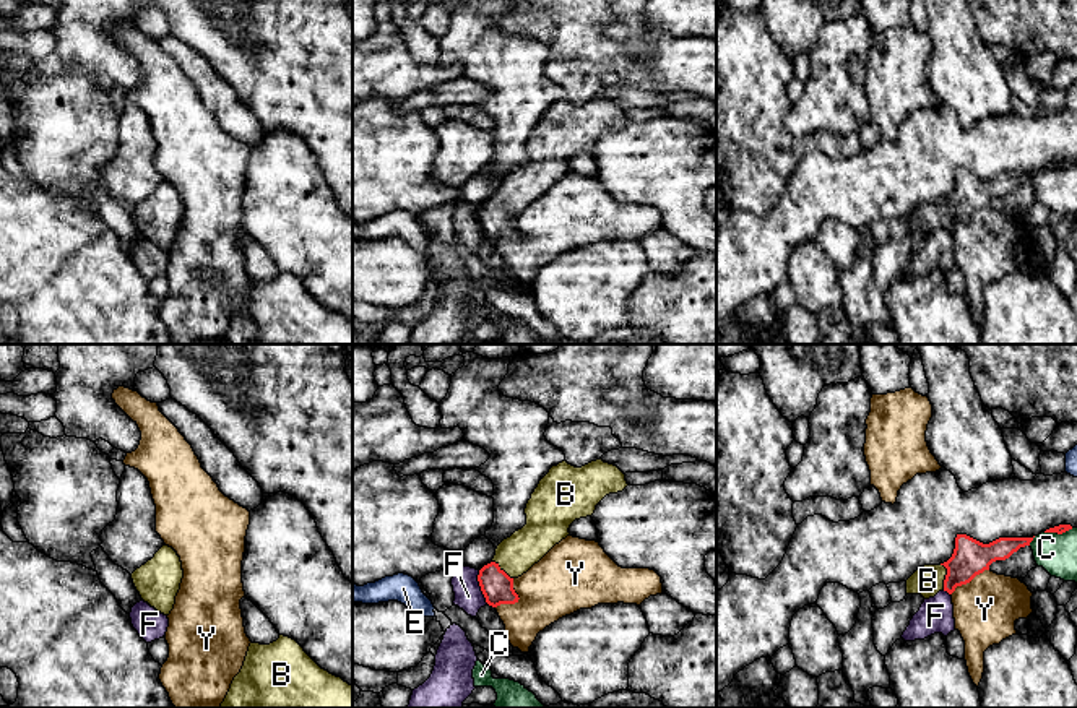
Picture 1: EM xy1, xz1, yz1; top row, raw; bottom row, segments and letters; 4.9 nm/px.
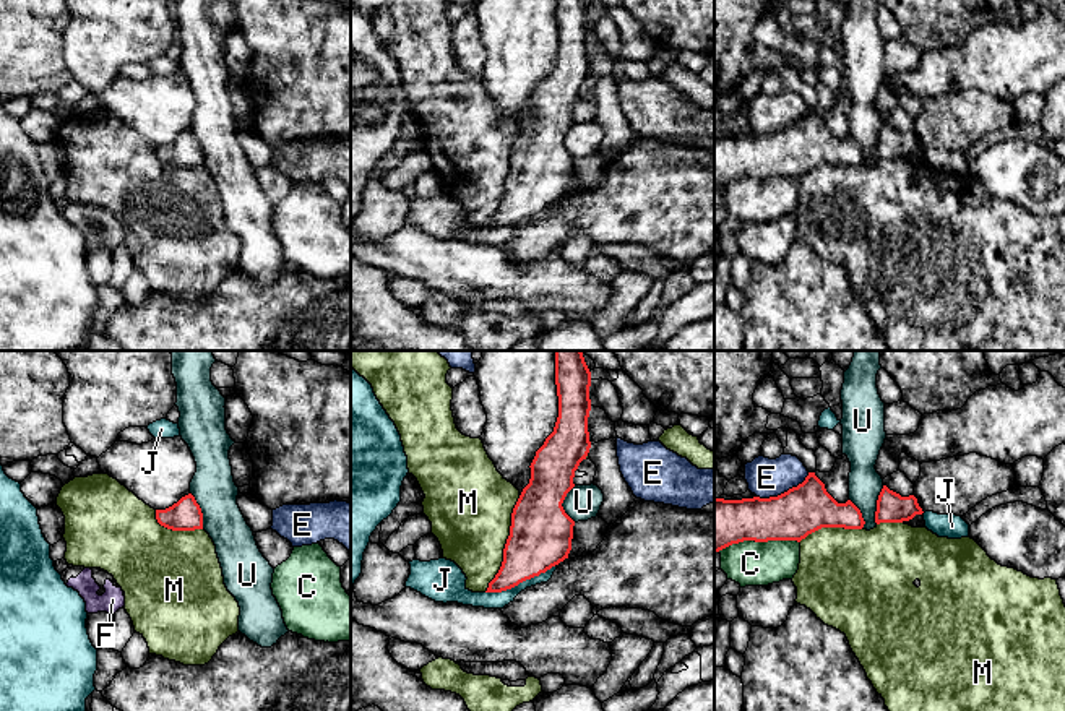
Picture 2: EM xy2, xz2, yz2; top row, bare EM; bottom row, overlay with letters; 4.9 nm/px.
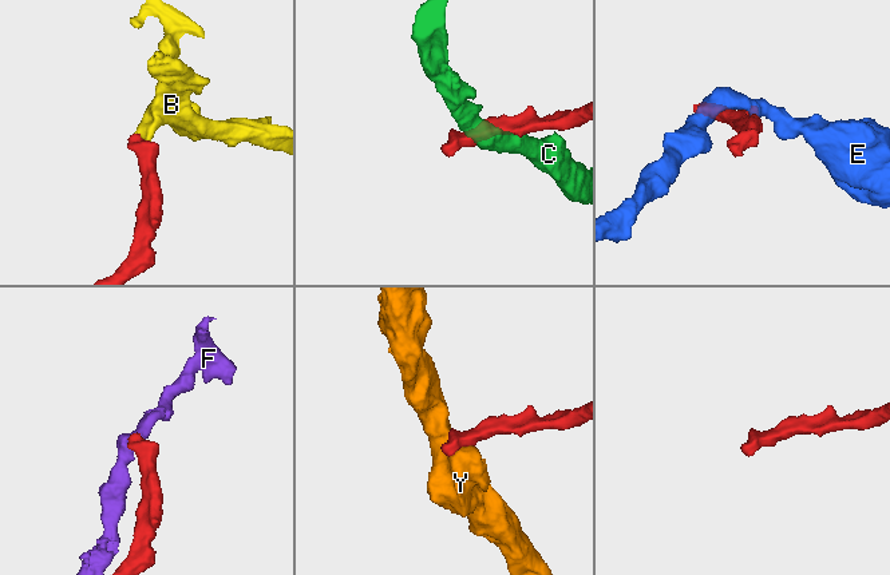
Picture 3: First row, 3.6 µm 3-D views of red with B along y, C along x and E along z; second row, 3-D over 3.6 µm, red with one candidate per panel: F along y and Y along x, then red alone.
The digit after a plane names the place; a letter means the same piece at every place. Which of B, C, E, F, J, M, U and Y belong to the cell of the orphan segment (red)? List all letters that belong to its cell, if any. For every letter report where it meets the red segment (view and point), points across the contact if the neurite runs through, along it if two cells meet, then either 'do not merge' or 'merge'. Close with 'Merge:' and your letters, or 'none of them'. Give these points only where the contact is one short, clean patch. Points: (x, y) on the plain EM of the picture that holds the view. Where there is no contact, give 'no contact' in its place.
B: contact yz1 (946, 211); way yz1 (970, 194), (955, 208), (946, 211), (928, 216); merge
C: contact yz2 (758, 177); do not merge
E: contact yz2 (784, 129); border yz2 (809, 109), (801, 119), (776, 132), (757, 133); do not merge
F: contact xz1 (480, 221); border xz1 (478, 207), (478, 221), (488, 239); do not merge
J: contact xz2 (520, 218); do not merge
M: contact xz2 (505, 180); do not merge
U: contact yz2 (877, 142); border yz2 (883, 122), (877, 137), (875, 159); do not merge
Y: contact xz1 (517, 236); do not merge
Merge: B

